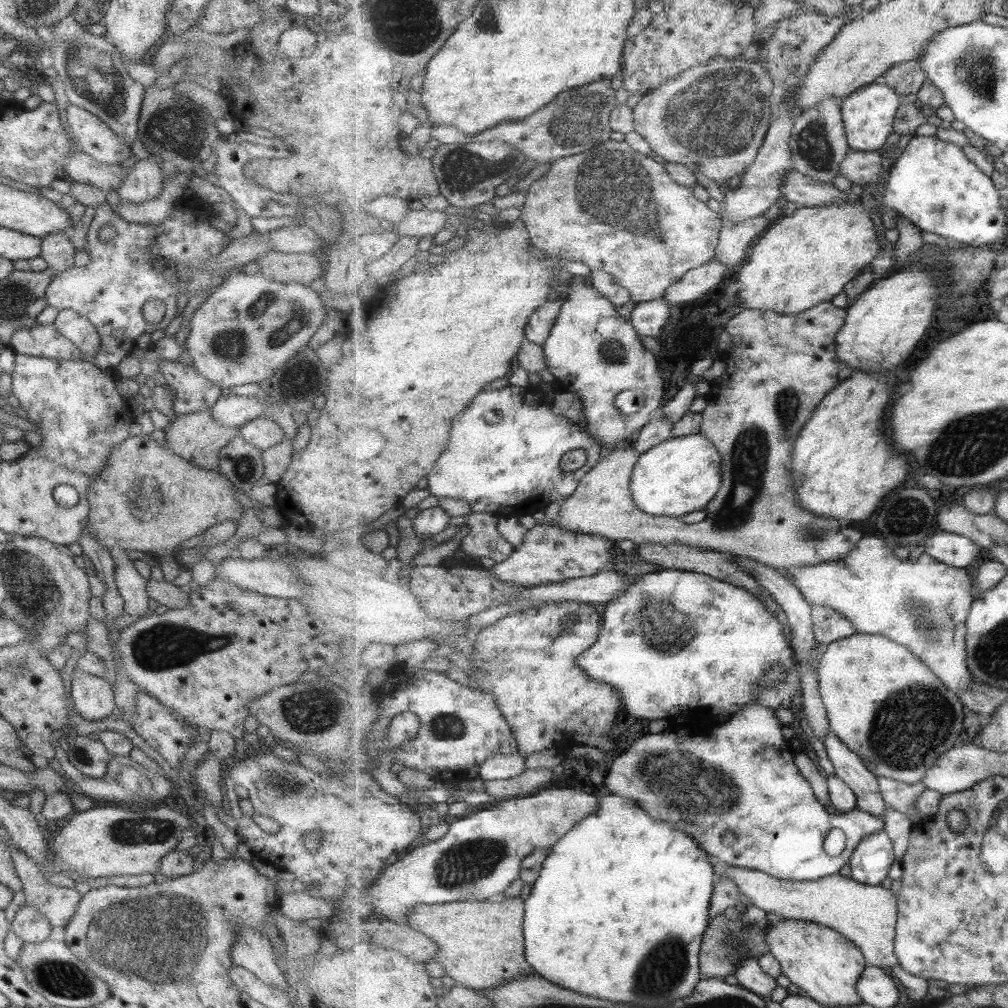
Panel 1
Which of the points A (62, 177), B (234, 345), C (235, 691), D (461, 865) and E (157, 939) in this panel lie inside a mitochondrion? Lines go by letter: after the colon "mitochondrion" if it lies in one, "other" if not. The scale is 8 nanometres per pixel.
A: other
B: mitochondrion
C: other
D: mitochondrion
E: mitochondrion

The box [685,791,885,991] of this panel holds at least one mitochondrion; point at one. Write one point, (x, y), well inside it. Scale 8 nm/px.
(731, 945)

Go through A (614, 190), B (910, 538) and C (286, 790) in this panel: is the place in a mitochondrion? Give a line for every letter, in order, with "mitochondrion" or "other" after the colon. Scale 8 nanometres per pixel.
A: mitochondrion
B: other
C: mitochondrion

